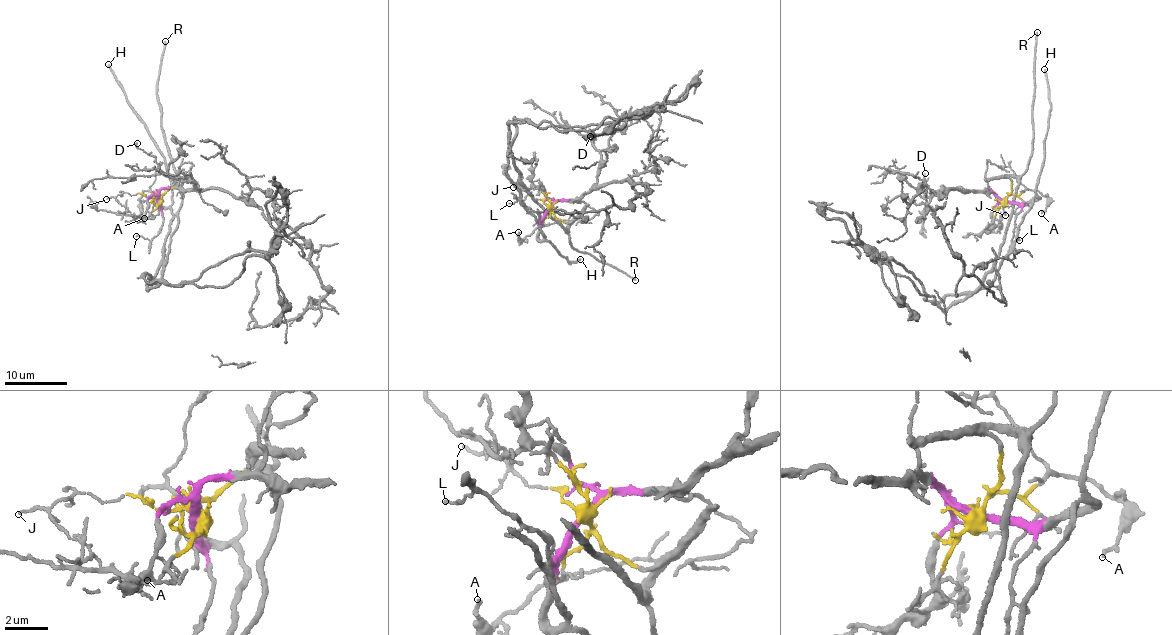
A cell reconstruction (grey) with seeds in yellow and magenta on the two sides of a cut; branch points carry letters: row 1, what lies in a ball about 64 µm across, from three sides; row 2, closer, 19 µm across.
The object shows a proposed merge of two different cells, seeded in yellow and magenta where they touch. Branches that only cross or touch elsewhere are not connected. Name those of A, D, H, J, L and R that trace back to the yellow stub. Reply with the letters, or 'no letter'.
A, J, R

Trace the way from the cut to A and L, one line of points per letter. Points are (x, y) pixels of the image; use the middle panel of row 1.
A: (550, 207), (549, 215), (544, 218), (542, 225), (522, 240), (518, 238), (519, 232)
L: (550, 207), (540, 221), (538, 213), (519, 199), (508, 202)

